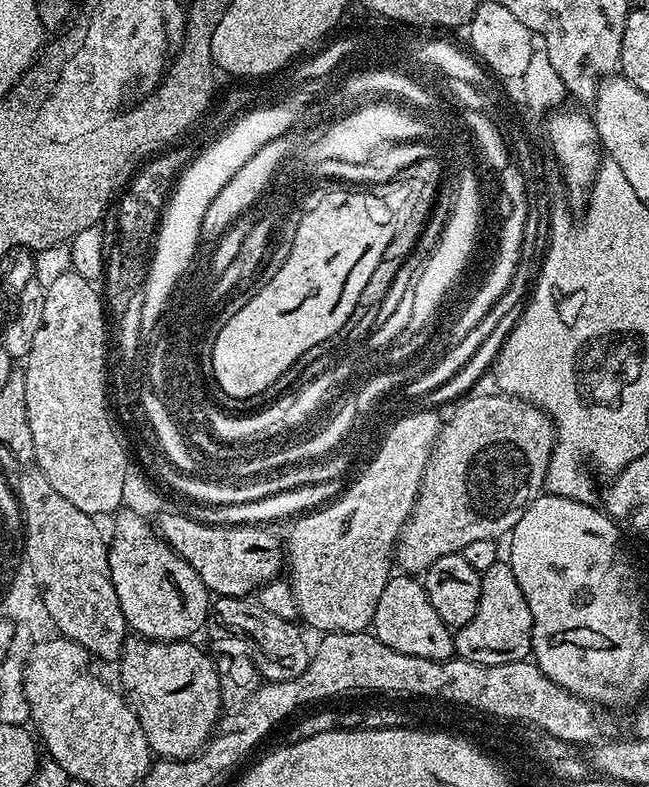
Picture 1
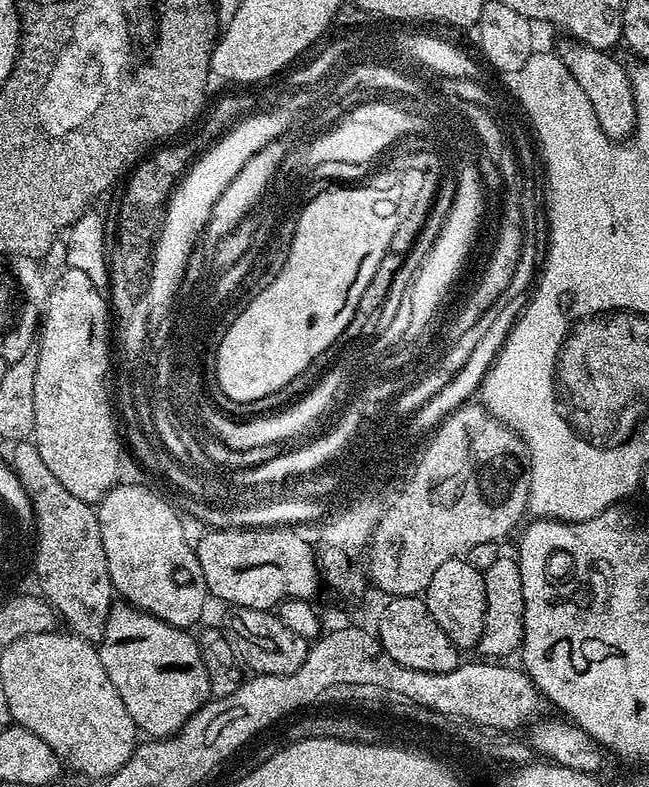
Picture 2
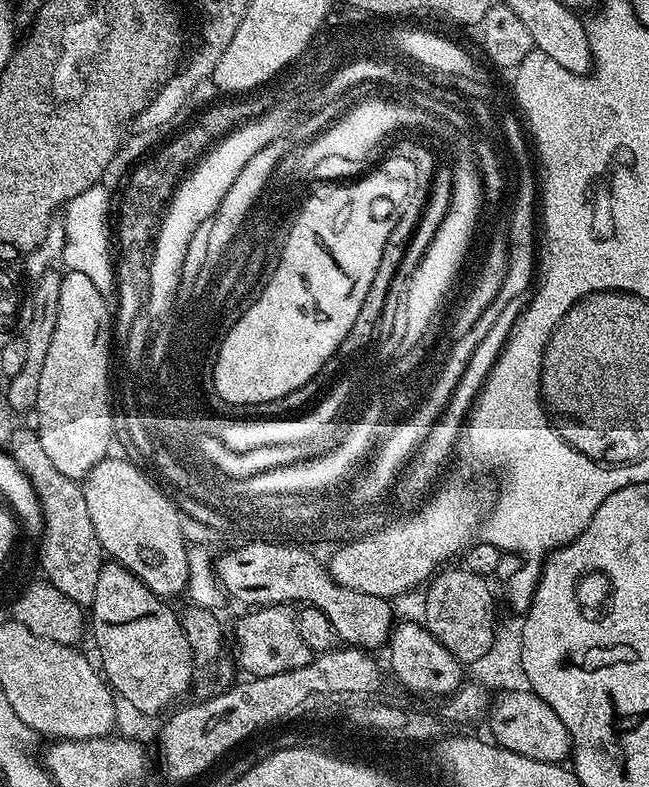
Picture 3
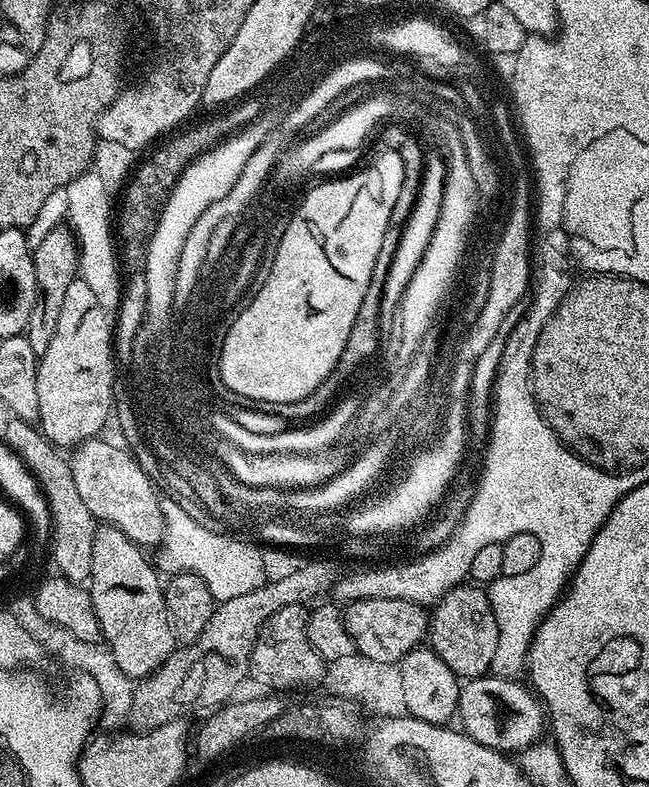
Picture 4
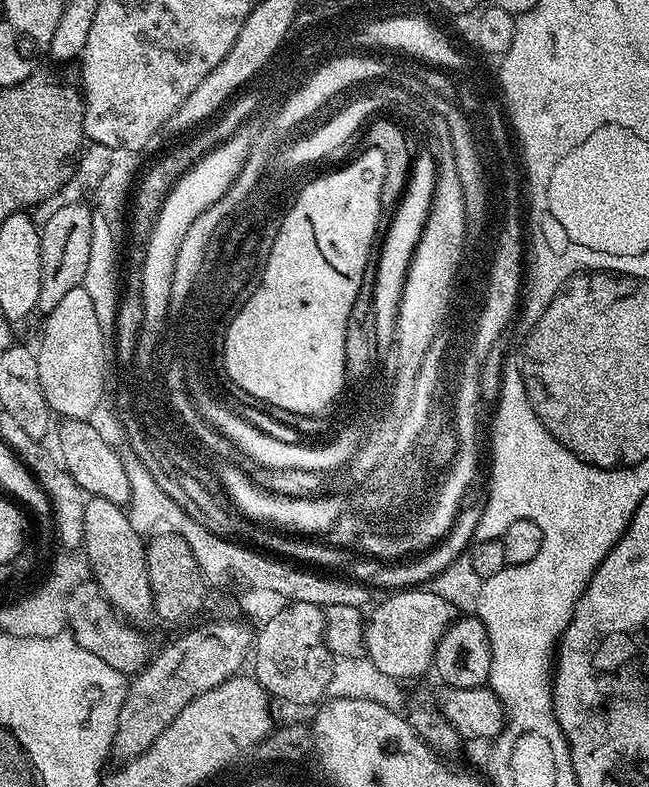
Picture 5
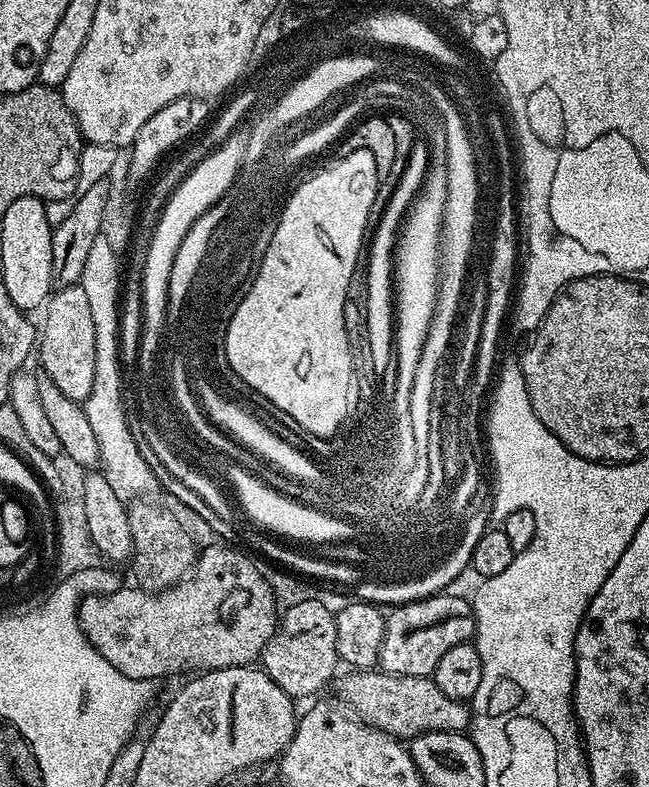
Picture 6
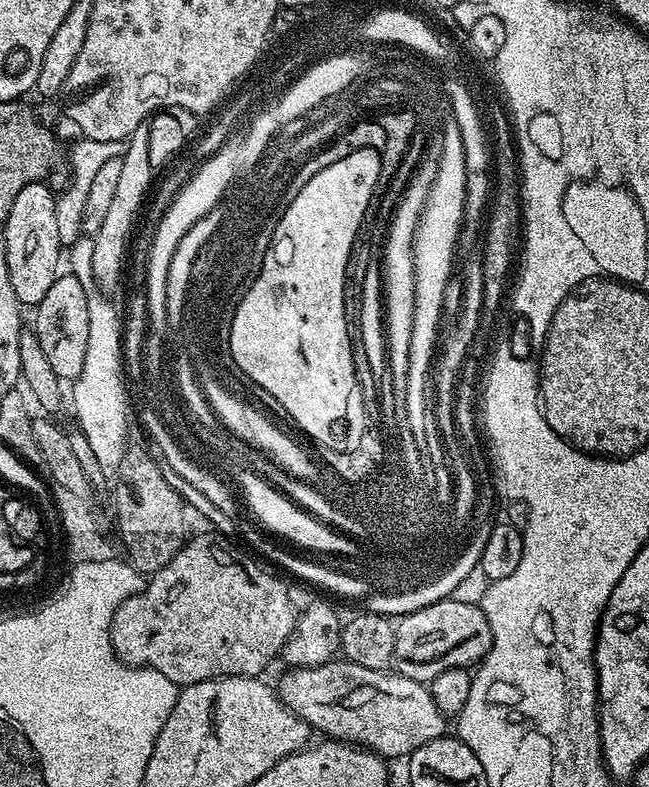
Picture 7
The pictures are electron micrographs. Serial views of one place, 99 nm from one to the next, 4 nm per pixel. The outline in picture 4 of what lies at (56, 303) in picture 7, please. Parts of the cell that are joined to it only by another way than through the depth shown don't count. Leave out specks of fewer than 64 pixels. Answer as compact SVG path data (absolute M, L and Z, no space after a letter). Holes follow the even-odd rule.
M76 279L70 282L66 298L62 298L62 310L58 313L58 327L54 329L54 338L46 346L43 356L39 357L38 374L38 427L44 437L61 450L72 450L92 437L99 437L106 428L104 412L108 406L109 380L111 364L108 361L108 342L114 337L113 321L102 310L98 298L86 286L86 282Z

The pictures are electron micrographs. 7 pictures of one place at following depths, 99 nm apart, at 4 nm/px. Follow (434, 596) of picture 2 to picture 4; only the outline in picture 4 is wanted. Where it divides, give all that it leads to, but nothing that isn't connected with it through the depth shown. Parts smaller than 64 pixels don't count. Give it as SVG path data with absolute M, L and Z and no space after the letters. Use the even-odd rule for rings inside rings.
M468 582L451 588L431 609L426 640L438 658L442 658L442 662L446 662L446 666L450 666L461 681L489 675L494 650L498 650L498 622L492 613L487 591Z

